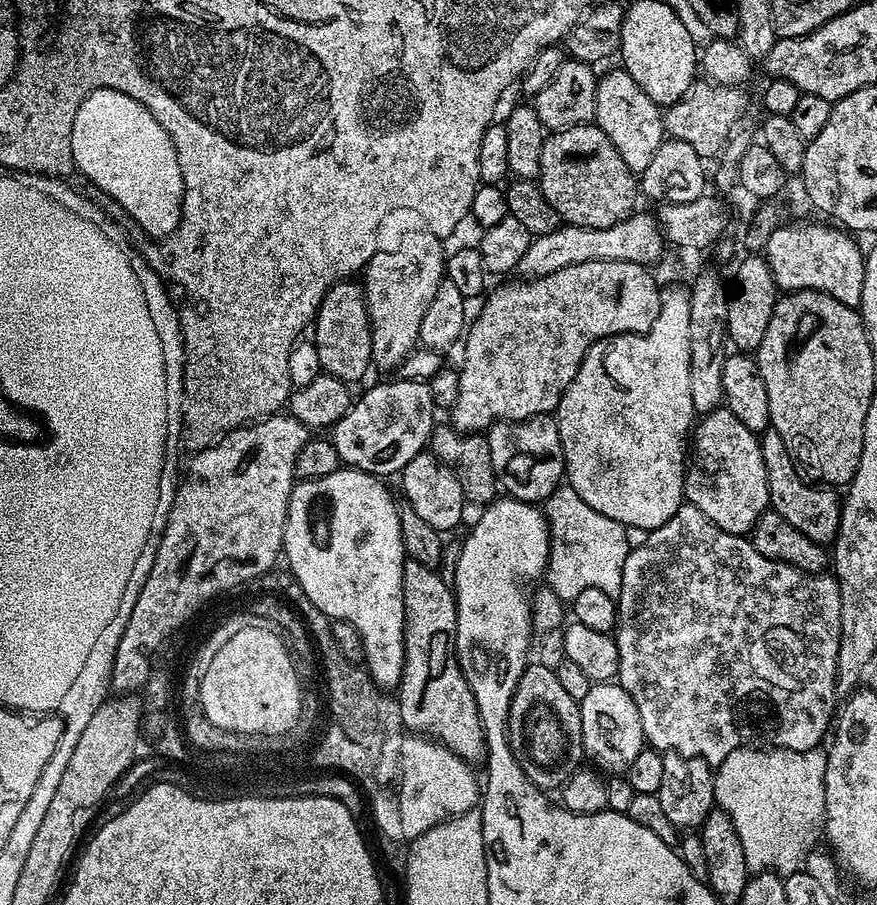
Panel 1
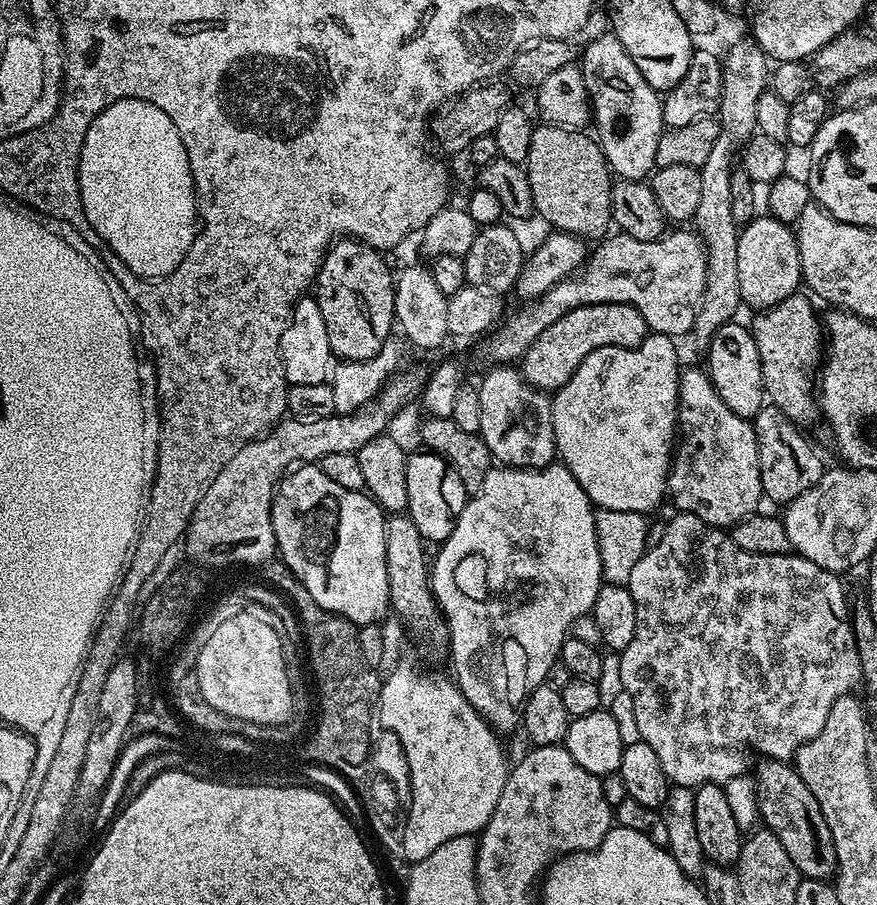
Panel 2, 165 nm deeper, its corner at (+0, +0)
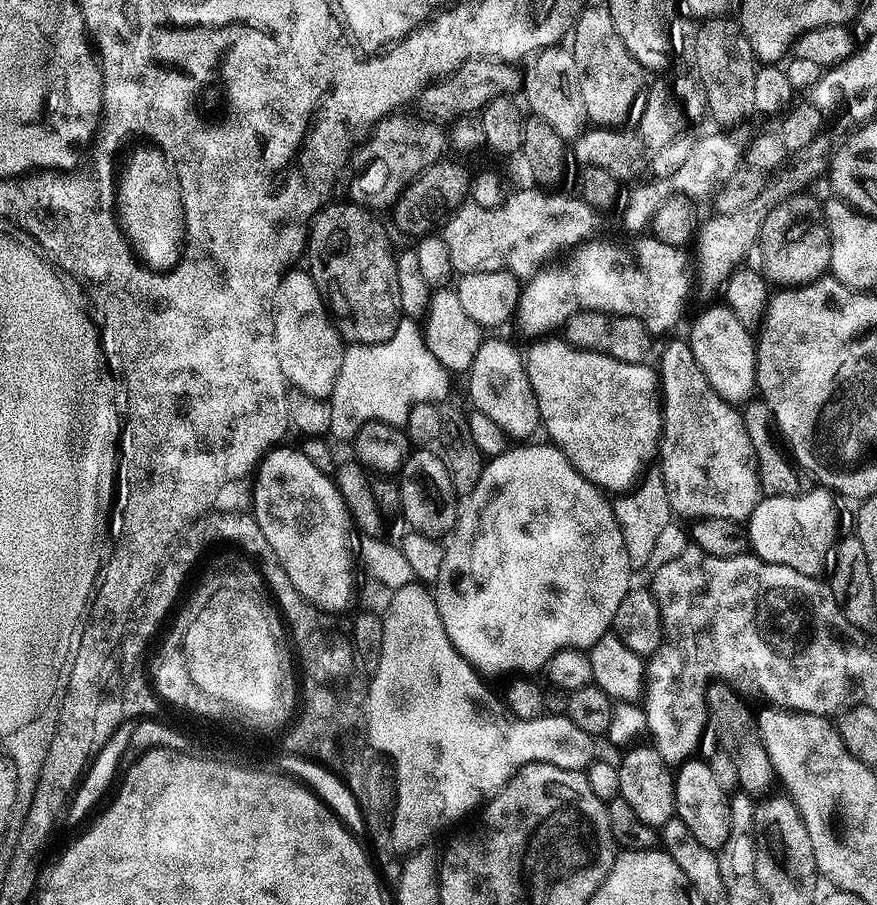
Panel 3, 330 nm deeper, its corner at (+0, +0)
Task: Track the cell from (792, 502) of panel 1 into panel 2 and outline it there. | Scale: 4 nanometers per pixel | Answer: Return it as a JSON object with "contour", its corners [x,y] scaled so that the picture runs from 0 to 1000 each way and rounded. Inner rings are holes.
{"contour":[[[878,444],[864,453],[862,463],[857,465],[857,474],[864,488],[864,515],[869,528],[869,541],[875,551],[880,551],[888,559],[896,559],[910,546],[919,546],[924,537],[928,537],[942,520],[942,513],[935,509],[935,504],[921,492],[913,474],[887,453]]]}

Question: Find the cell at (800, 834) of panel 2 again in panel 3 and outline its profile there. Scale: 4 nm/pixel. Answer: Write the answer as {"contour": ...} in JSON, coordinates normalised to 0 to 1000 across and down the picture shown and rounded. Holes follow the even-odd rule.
{"contour":[[[813,752],[806,760],[807,787],[812,804],[819,813],[820,828],[829,833],[832,842],[840,850],[840,870],[859,882],[875,878],[884,867],[884,853],[877,833],[869,822],[867,809],[863,806],[862,792],[859,783],[854,783],[845,766],[832,759],[826,752]]]}

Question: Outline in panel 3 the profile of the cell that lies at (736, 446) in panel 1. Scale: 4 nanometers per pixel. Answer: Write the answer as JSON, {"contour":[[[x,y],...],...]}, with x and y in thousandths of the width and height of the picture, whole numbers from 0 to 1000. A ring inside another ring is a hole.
{"contour":[[[783,375],[766,376],[754,387],[753,402],[750,401],[750,419],[755,434],[755,459],[757,462],[757,470],[753,472],[753,485],[750,487],[750,519],[759,533],[759,550],[764,555],[767,567],[772,571],[786,570],[786,576],[789,577],[807,572],[826,572],[843,577],[852,576],[855,567],[861,564],[862,556],[869,551],[869,545],[867,529],[862,523],[860,493],[855,493],[855,480],[851,480],[845,452],[826,443],[810,427],[810,422],[805,422],[805,413],[800,413],[800,409],[796,409],[796,400],[791,400],[791,387],[787,387]]]}

